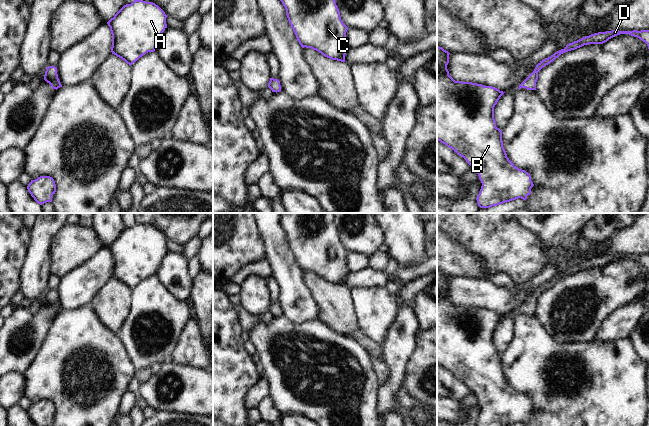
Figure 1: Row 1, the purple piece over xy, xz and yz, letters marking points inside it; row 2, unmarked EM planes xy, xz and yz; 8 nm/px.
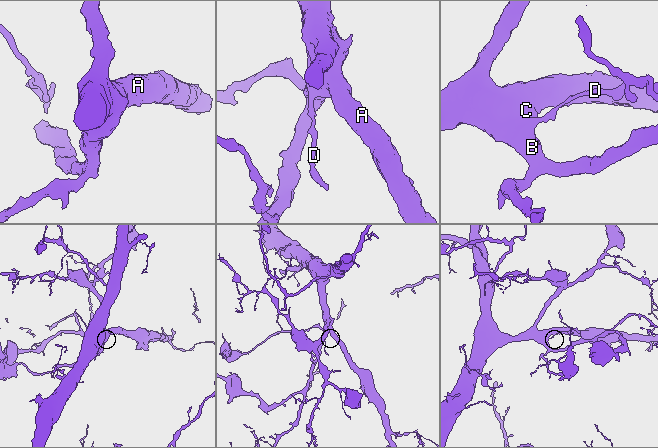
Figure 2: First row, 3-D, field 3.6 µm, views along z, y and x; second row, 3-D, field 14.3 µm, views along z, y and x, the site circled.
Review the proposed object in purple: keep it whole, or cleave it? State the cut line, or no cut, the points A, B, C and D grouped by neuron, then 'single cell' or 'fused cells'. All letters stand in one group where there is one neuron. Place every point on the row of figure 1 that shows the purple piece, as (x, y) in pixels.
no cut | A B C D | single cell

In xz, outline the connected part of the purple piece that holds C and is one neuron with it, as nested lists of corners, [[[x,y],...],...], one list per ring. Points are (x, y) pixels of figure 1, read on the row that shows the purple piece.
[[[280,0],[296,38],[302,48],[311,48],[332,60],[345,62],[349,50],[346,44],[348,27],[340,17],[335,0]]]

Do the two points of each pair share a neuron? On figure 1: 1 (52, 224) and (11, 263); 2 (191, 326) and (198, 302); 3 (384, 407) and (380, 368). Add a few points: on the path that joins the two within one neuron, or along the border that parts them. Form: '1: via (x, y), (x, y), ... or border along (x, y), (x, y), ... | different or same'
1: border along (30, 230), (30, 240), (20, 272) | different
2: border along (192, 315), (202, 339) | different
3: border along (383, 362), (388, 368), (388, 377), (380, 385) | different

